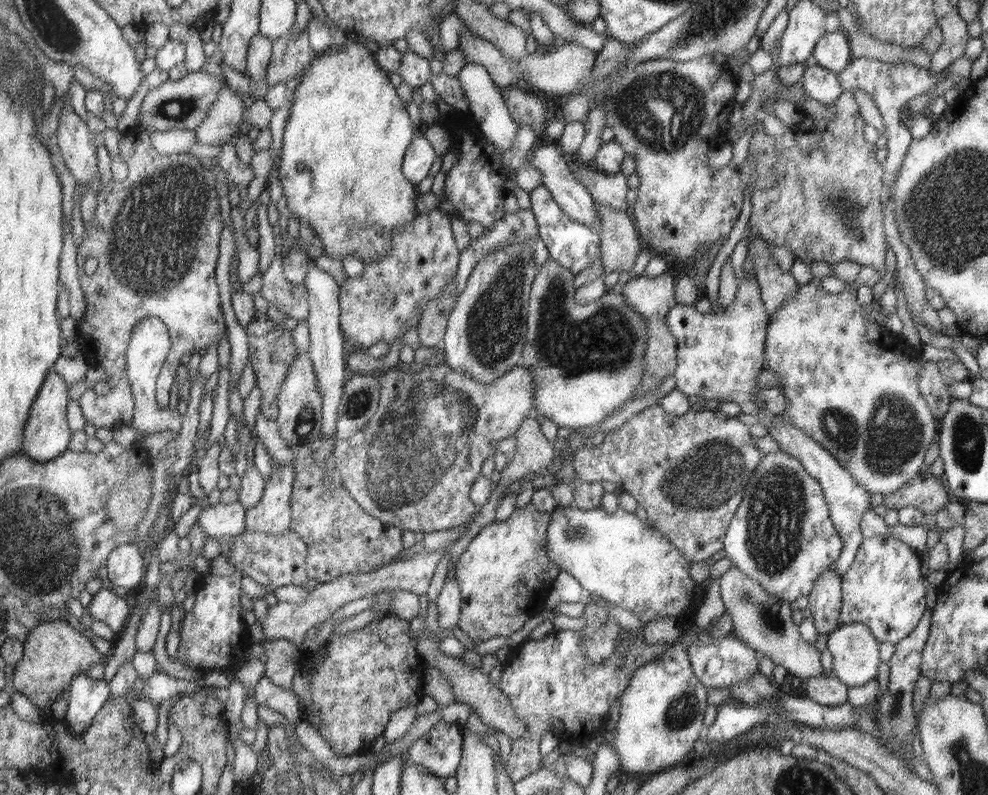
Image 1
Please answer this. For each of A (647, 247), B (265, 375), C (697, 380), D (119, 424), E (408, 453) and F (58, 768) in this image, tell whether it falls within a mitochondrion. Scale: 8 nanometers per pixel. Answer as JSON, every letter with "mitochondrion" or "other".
{"A":"other","B":"other","C":"other","D":"other","E":"mitochondrion","F":"other"}

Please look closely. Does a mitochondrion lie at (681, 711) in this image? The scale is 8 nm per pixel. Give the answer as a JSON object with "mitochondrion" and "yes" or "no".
{"mitochondrion":"yes"}

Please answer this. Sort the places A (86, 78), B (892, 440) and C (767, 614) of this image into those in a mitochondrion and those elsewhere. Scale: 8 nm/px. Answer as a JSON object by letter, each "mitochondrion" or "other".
{"A":"other","B":"mitochondrion","C":"mitochondrion"}

